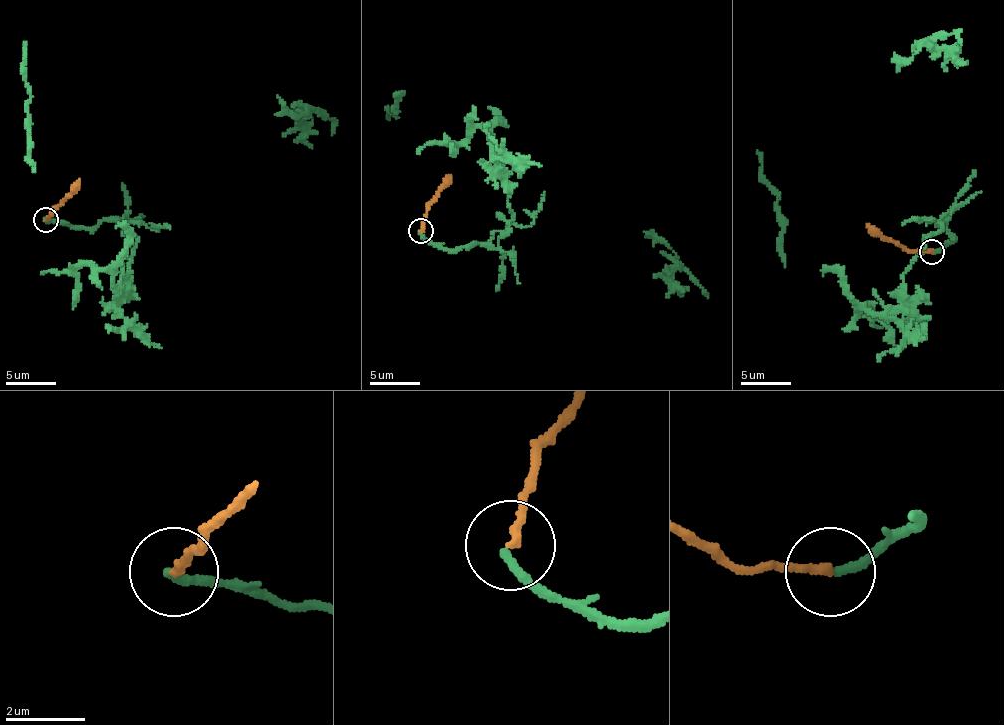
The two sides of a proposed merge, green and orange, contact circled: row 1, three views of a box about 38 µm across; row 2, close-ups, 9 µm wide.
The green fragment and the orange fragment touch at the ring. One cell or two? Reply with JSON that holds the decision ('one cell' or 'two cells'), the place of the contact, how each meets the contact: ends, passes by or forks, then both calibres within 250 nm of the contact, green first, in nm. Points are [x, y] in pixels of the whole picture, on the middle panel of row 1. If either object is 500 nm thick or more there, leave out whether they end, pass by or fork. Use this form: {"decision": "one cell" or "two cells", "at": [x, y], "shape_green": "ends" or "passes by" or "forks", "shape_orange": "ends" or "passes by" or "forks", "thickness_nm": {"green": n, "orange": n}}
{"decision": "two cells", "at": [421, 230], "shape_green": "ends", "shape_orange": "ends", "thickness_nm": {"green": 240, "orange": 200}}

